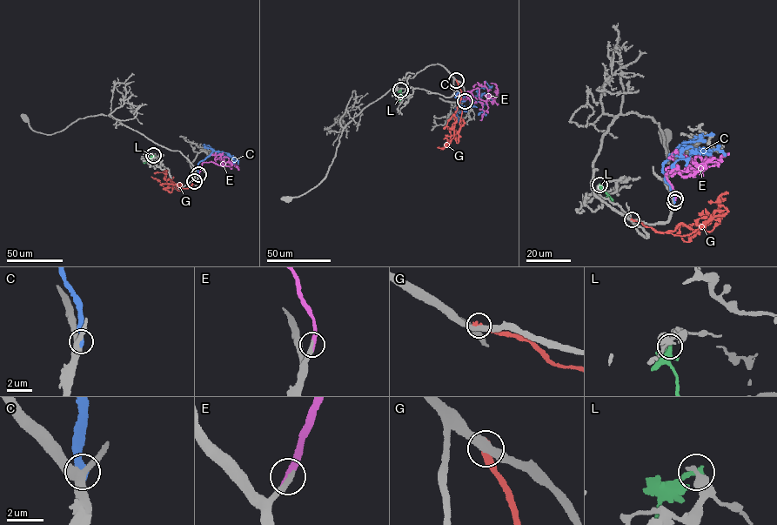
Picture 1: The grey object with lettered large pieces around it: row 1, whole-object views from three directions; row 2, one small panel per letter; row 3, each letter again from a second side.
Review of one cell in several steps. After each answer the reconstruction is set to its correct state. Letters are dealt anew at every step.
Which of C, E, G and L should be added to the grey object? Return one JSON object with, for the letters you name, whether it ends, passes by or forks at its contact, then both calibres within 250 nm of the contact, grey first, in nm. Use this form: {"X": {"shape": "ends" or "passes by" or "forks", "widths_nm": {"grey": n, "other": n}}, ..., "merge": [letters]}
{"E": {"shape": "ends", "widths_nm": {"grey": 300, "other": 320}}, "merge": ["E"]}

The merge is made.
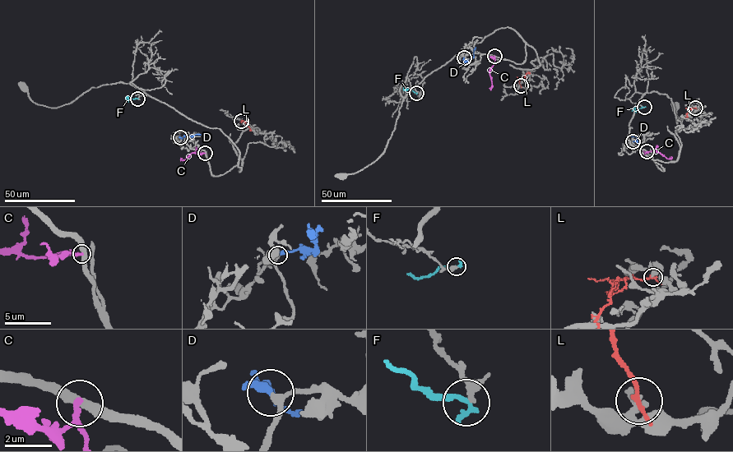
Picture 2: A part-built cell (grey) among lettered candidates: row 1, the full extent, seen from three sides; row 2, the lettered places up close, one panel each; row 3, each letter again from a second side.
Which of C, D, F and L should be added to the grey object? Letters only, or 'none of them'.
D

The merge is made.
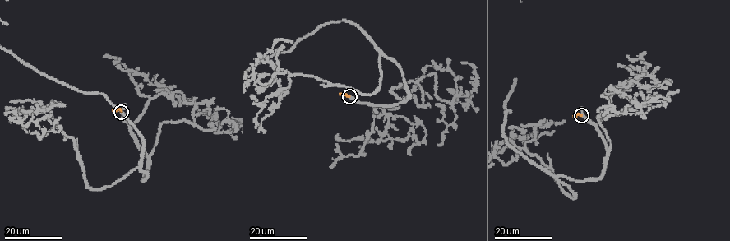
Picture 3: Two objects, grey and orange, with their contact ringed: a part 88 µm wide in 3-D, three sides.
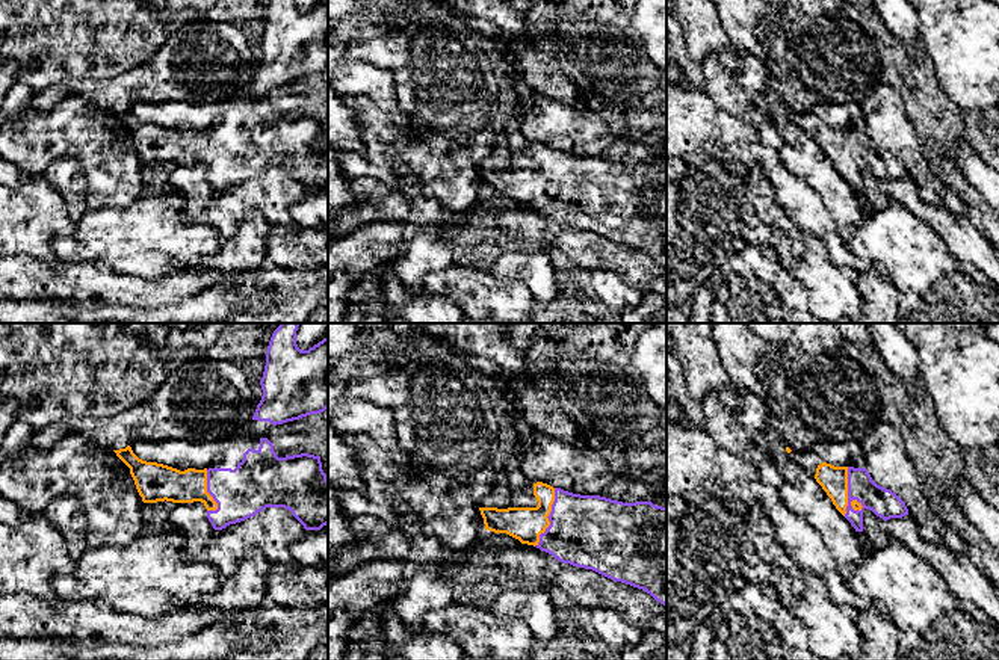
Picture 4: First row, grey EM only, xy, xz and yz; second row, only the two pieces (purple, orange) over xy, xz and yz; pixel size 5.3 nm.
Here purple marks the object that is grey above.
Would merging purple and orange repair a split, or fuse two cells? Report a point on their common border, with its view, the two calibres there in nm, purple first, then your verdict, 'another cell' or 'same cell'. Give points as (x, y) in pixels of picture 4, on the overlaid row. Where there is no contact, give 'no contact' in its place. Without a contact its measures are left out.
yz (848, 491) | 150/140 nm | same cell

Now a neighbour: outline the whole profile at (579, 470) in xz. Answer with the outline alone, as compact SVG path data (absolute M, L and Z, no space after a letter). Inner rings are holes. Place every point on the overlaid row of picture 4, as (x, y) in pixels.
M532 427L530 435L535 449L520 452L518 459L520 473L532 485L543 482L573 494L600 495L623 503L650 500L645 482L612 474L609 464L585 444L574 447Z

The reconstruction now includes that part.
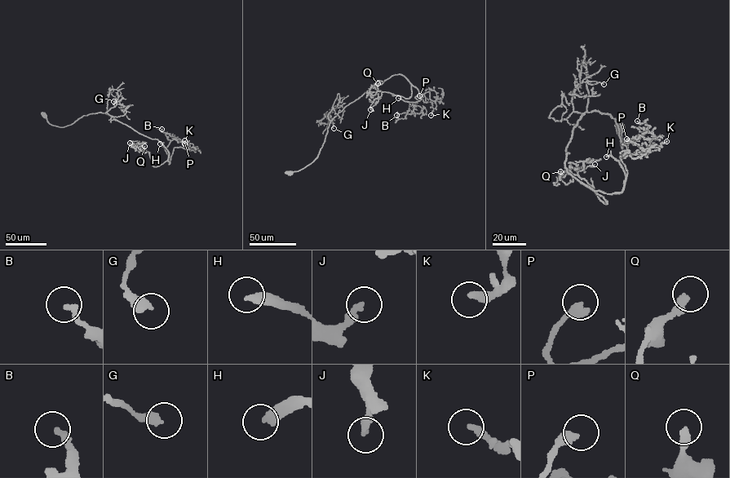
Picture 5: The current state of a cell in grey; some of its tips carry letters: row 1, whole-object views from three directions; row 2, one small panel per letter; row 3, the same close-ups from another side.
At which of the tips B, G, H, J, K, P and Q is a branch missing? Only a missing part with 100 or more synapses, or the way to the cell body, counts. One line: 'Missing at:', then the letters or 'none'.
Missing at: H

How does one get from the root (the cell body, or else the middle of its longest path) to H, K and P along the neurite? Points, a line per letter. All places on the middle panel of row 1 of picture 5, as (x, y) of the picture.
H: (289, 173), (316, 159), (330, 121), (343, 108), (401, 74), (421, 99), (409, 102), (398, 98)
K: (289, 173), (316, 158), (333, 118), (393, 75), (417, 88), (418, 101), (429, 91), (436, 106), (431, 115)
P: (289, 173), (316, 159), (331, 120), (372, 88), (401, 74), (419, 95)

